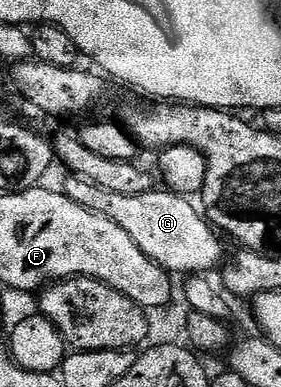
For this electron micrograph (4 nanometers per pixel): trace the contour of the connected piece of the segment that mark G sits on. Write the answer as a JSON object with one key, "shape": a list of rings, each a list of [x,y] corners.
{"shape":[[[68,176],[66,180],[67,182],[61,185],[61,192],[70,201],[85,207],[90,213],[105,215],[109,219],[109,223],[117,223],[117,227],[121,227],[121,231],[125,231],[125,235],[129,235],[129,239],[133,239],[133,243],[137,243],[137,247],[141,247],[141,251],[145,251],[147,258],[154,265],[160,265],[166,269],[168,274],[207,275],[210,274],[210,269],[215,269],[218,265],[220,268],[225,257],[223,245],[219,242],[221,240],[220,234],[216,232],[211,222],[196,206],[196,210],[191,206],[192,202],[188,198],[164,191],[159,187],[152,189],[150,193],[142,193],[141,195],[117,195],[110,191],[101,191],[101,187],[93,187],[93,183],[85,183],[77,177]]]}

